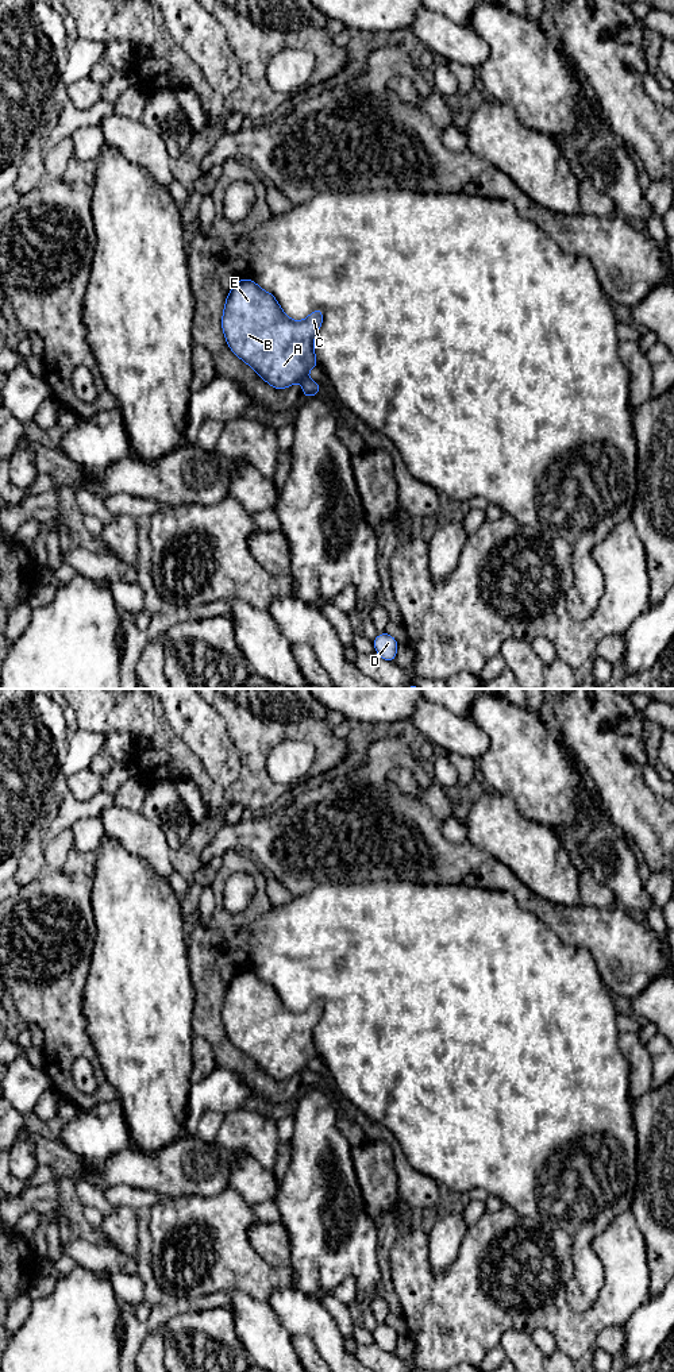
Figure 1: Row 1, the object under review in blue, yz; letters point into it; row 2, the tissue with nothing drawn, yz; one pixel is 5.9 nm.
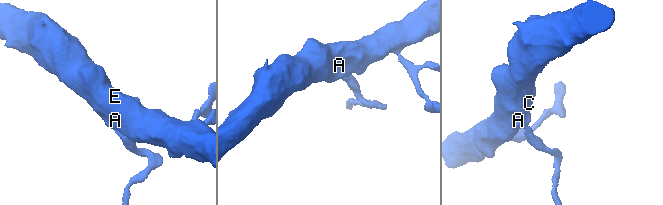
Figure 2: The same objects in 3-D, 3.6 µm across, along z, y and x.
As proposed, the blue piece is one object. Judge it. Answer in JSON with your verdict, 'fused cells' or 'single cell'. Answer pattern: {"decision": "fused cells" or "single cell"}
{"decision": "single cell"}

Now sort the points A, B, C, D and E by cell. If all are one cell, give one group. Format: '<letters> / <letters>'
A B C D E

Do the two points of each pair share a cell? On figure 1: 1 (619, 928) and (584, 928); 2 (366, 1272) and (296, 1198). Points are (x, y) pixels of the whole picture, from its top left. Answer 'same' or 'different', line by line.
1: same
2: same

